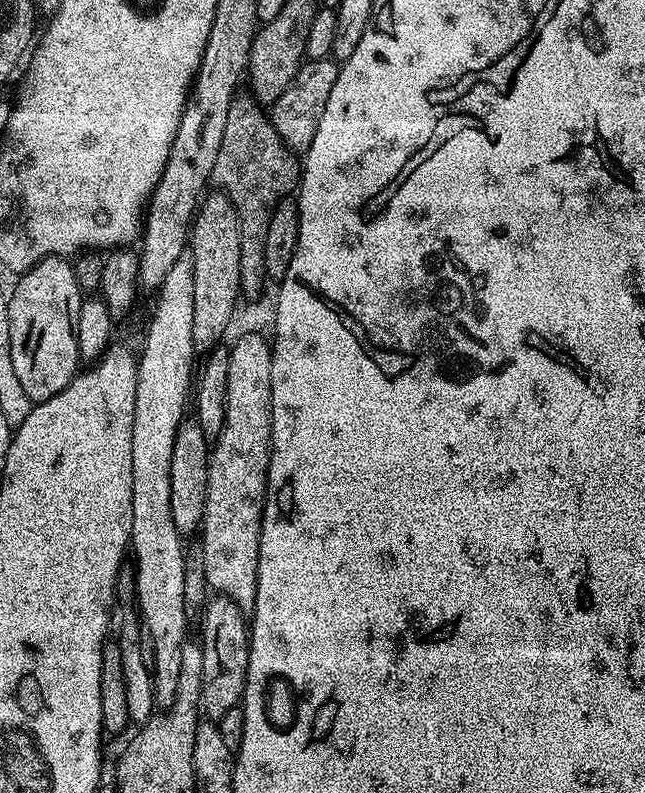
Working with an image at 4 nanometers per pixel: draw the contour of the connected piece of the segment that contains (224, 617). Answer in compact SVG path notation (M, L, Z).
M219 594L211 598L202 614L199 633L203 648L200 706L207 719L218 722L223 714L239 707L243 701L245 679L248 677L250 632L243 609L232 599Z

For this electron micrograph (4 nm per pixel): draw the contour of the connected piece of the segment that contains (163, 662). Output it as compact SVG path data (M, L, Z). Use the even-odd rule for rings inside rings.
M181 255L174 266L170 266L162 286L158 290L160 296L156 300L156 309L152 312L152 321L148 324L148 333L144 336L144 353L141 351L138 356L136 366L136 397L134 398L134 430L132 431L132 538L130 541L131 555L136 555L136 568L134 575L136 577L136 595L135 603L138 605L139 615L142 617L142 627L150 632L154 638L154 658L150 663L152 669L152 691L156 698L156 708L168 710L175 701L175 695L178 689L178 673L181 671L182 646L189 639L188 633L188 612L184 609L184 544L180 531L174 526L174 518L170 514L170 454L174 450L174 434L178 430L180 421L185 419L184 403L189 403L190 389L194 384L194 364L192 368L192 358L196 354L193 339L193 313L194 313L194 262L191 255Z

